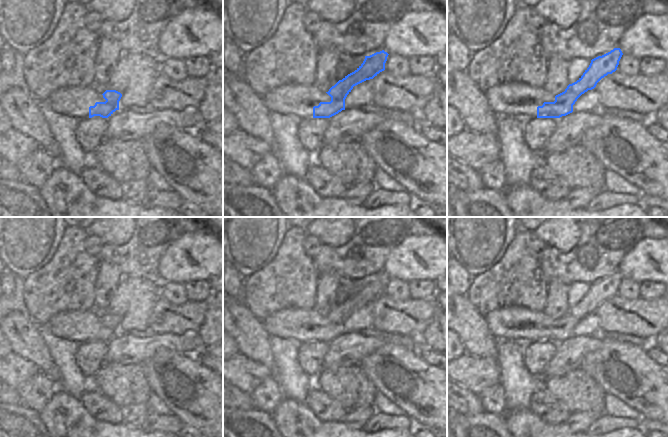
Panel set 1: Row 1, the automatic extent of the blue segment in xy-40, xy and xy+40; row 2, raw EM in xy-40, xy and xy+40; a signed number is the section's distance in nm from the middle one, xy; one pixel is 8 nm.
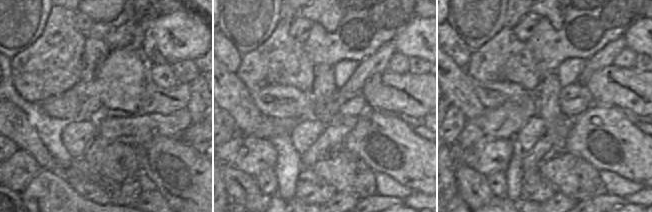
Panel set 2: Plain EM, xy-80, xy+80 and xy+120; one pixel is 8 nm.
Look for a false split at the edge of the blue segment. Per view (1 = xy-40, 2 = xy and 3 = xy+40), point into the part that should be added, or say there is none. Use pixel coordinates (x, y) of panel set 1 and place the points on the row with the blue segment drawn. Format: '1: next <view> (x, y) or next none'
1: next none
2: next none
3: next none

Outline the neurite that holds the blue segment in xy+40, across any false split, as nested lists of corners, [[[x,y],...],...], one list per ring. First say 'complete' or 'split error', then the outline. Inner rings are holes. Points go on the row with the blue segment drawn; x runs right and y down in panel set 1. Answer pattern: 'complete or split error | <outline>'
complete | [[[620,48],[591,60],[589,67],[574,83],[569,84],[564,92],[555,96],[554,102],[544,102],[537,107],[537,118],[560,118],[573,112],[577,99],[596,87],[597,83],[617,70],[623,53]]]

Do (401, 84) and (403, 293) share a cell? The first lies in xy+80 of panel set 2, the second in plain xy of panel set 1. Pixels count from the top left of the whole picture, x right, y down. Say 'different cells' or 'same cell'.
different cells

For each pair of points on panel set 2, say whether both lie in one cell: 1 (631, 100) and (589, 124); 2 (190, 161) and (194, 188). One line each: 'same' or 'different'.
1: different
2: same

